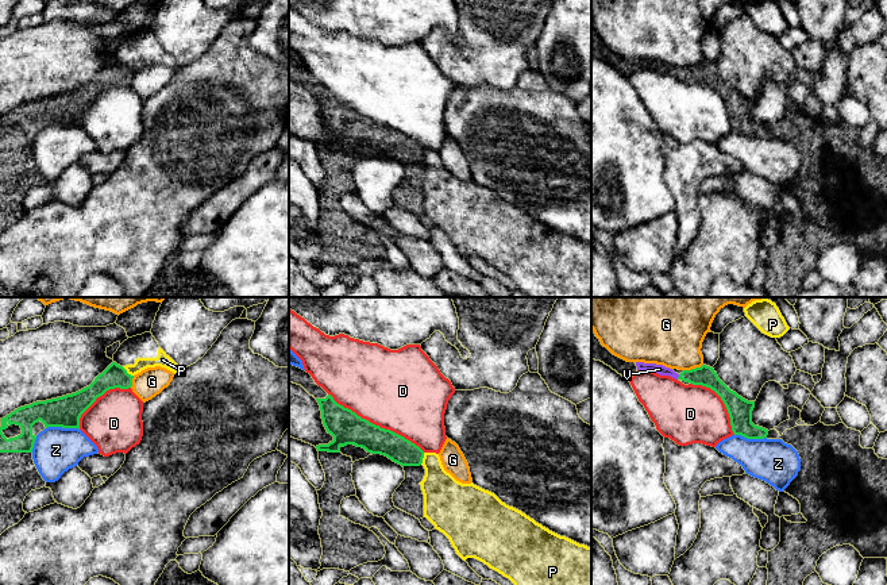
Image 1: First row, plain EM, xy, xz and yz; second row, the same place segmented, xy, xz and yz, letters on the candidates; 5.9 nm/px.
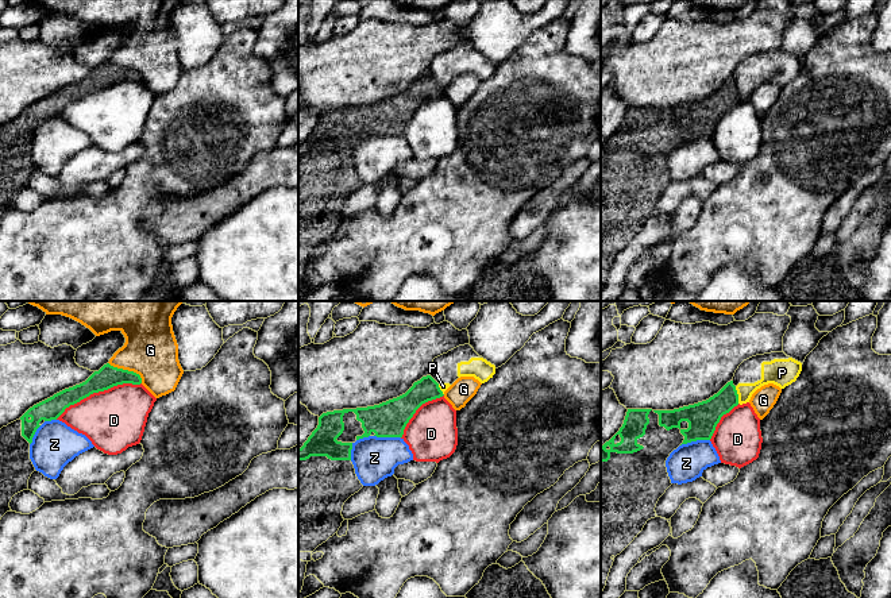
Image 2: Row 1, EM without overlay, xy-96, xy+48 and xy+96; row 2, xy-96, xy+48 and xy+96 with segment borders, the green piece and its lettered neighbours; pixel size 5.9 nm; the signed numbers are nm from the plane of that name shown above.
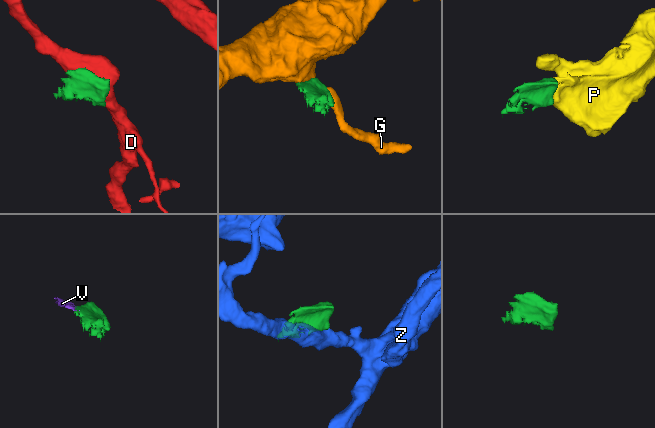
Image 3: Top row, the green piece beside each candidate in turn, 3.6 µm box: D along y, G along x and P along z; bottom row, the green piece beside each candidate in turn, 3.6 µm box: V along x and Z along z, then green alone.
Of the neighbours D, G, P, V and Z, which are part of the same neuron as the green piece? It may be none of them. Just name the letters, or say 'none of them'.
V

